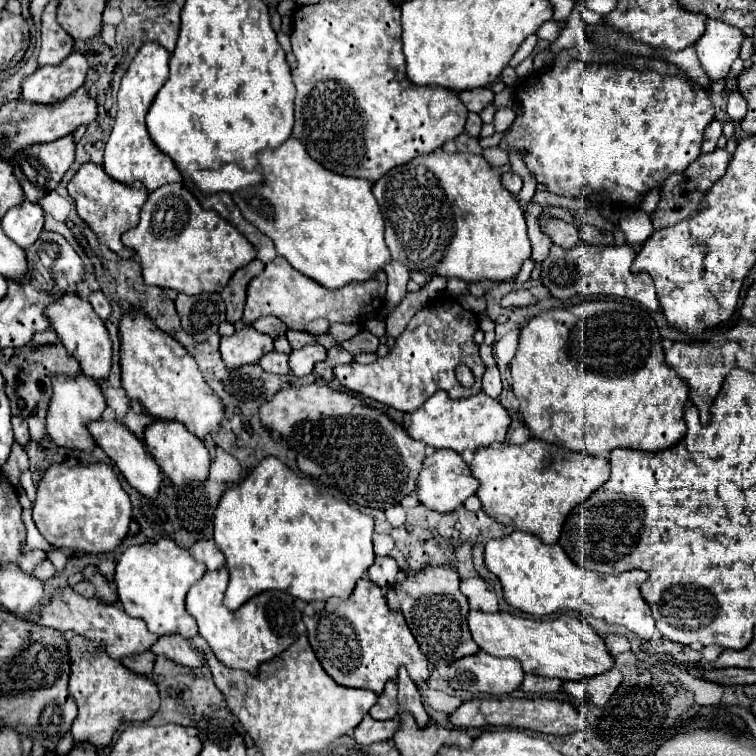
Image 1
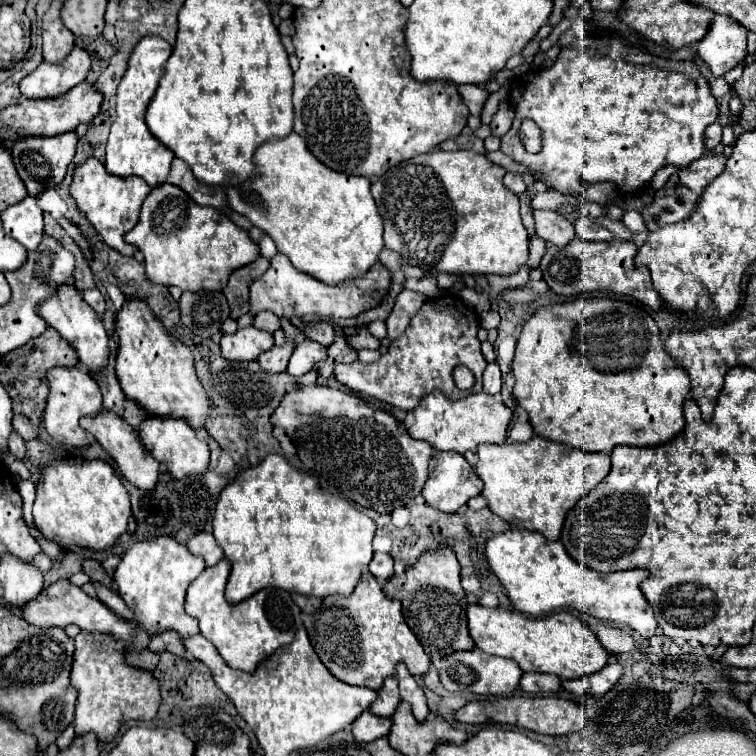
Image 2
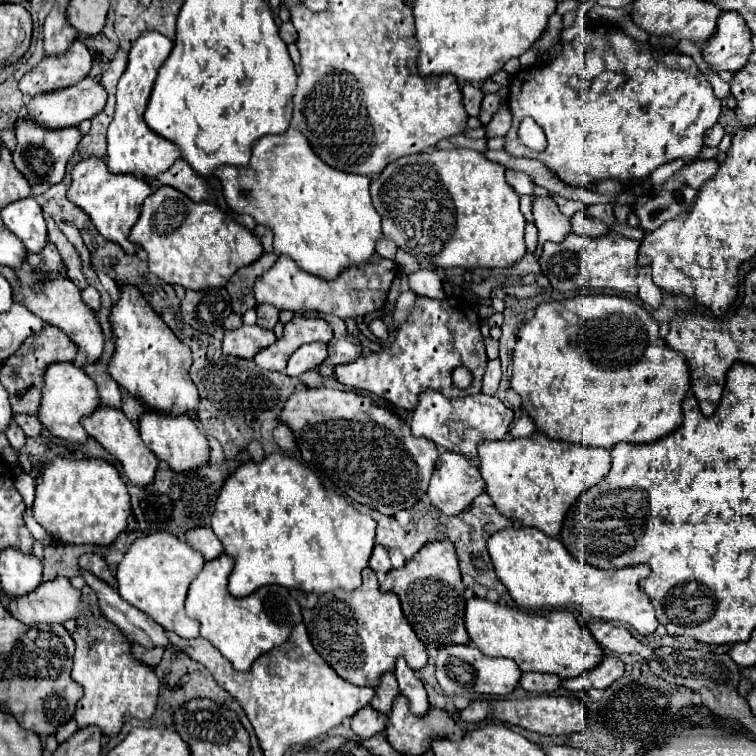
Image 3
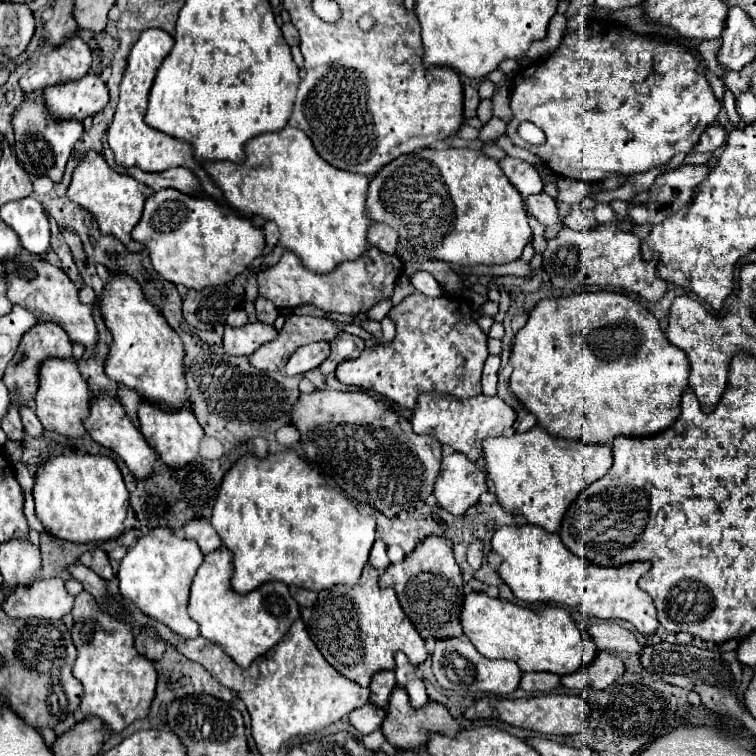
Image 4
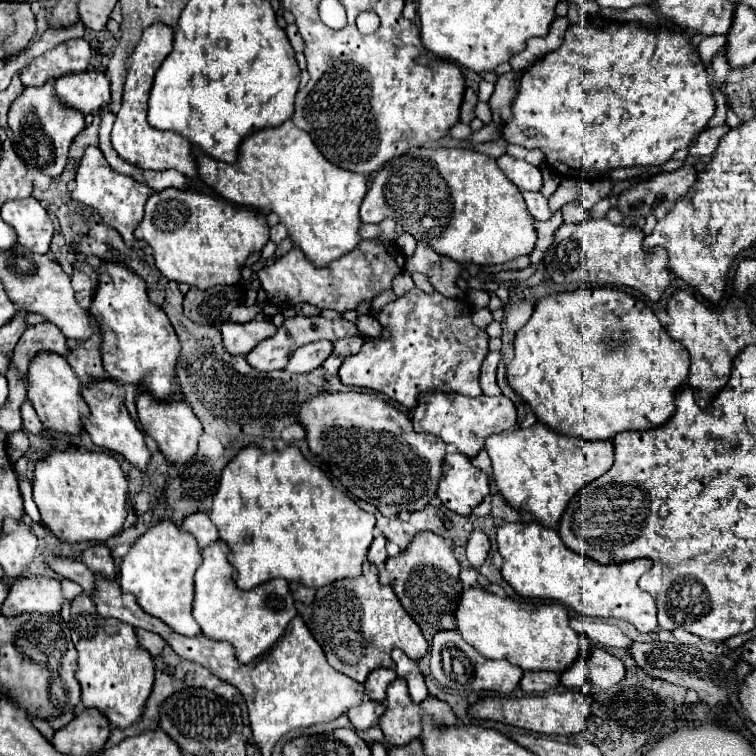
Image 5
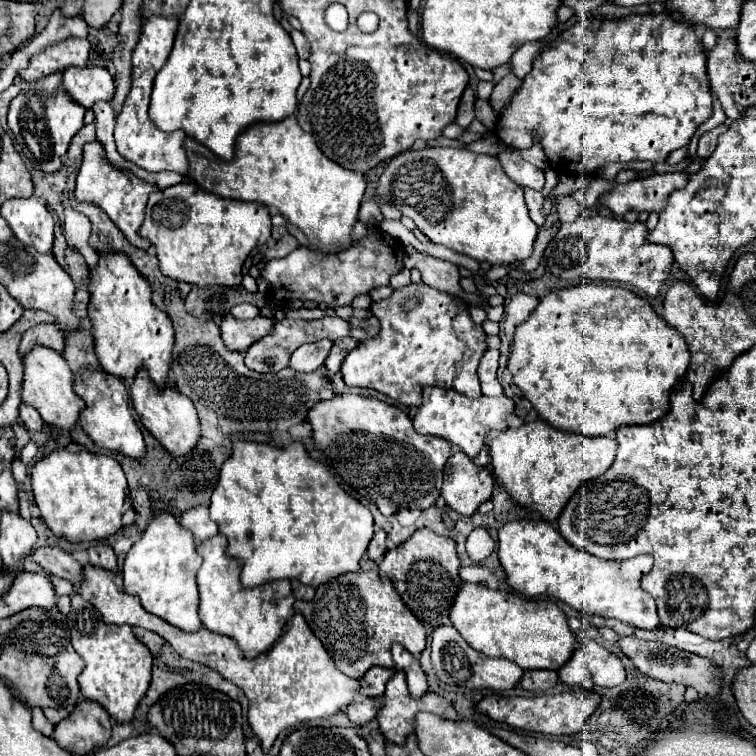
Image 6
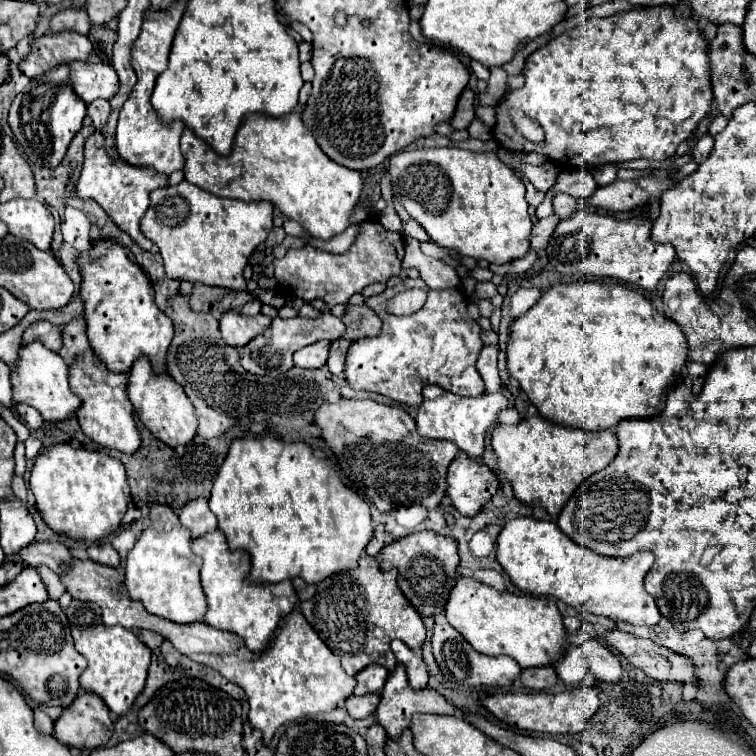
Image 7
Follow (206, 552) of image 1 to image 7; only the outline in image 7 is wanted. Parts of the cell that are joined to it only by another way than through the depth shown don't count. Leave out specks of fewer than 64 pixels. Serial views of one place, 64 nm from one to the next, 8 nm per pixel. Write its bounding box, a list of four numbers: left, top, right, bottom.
[180,500,218,538]

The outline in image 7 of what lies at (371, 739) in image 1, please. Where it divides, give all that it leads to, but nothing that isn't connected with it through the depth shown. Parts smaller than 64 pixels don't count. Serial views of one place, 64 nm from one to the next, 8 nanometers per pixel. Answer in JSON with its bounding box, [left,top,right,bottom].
[346,694,380,718]

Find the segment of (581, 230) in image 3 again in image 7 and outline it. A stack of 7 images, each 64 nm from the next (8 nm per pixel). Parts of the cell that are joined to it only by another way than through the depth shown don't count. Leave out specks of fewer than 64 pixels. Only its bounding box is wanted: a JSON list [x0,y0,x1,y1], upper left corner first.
[552,194,578,220]

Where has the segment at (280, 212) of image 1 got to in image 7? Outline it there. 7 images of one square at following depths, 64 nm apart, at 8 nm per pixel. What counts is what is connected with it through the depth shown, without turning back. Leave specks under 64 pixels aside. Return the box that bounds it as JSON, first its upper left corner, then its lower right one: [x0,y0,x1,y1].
[182,112,362,240]

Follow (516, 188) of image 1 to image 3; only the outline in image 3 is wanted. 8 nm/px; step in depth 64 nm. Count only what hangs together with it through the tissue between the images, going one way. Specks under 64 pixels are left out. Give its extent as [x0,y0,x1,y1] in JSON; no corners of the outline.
[506,170,534,196]

